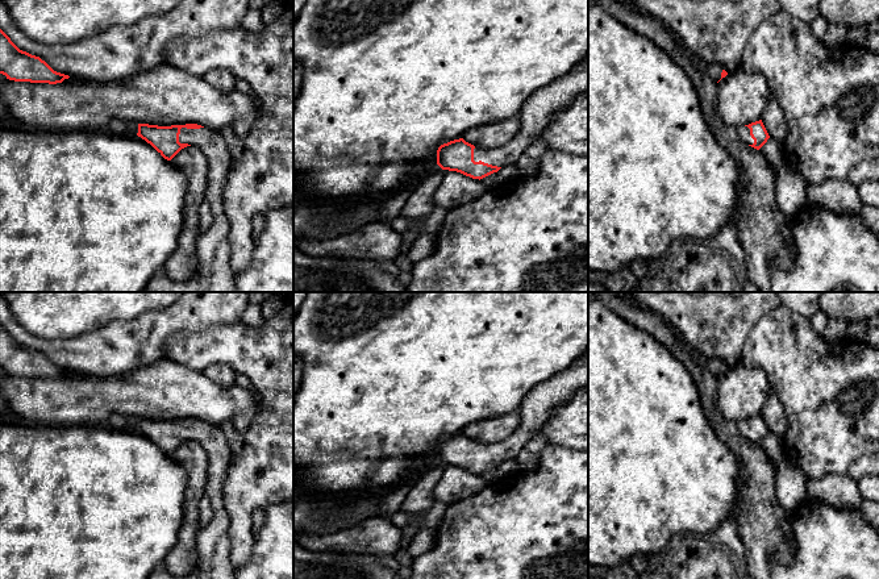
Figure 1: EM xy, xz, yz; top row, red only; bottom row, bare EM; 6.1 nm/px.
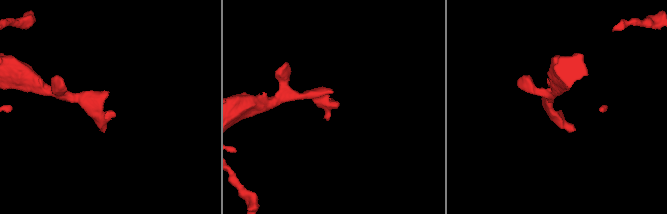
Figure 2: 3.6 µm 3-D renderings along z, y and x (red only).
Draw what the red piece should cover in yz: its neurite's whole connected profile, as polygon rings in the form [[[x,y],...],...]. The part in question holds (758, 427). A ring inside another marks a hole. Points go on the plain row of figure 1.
[[[762,415],[751,417],[745,421],[738,421],[736,424],[737,424],[738,433],[743,438],[757,445],[759,445],[770,433]]]

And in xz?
[[[588,351],[524,397],[518,407],[520,424],[511,436],[495,443],[480,443],[463,433],[454,434],[438,442],[437,459],[442,465],[479,475],[507,459],[515,461],[528,441],[545,425],[550,412],[567,403],[584,386],[588,386]]]

